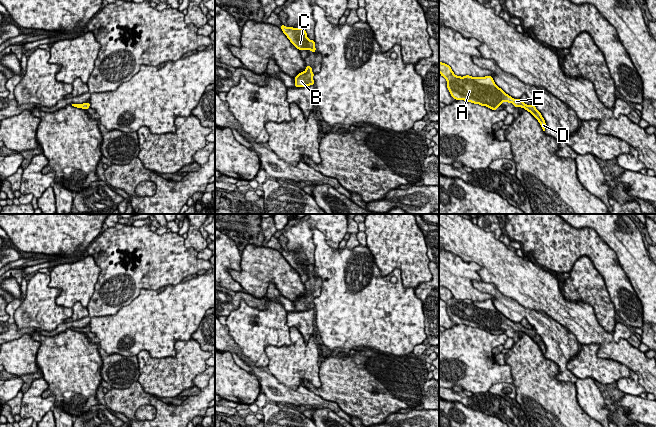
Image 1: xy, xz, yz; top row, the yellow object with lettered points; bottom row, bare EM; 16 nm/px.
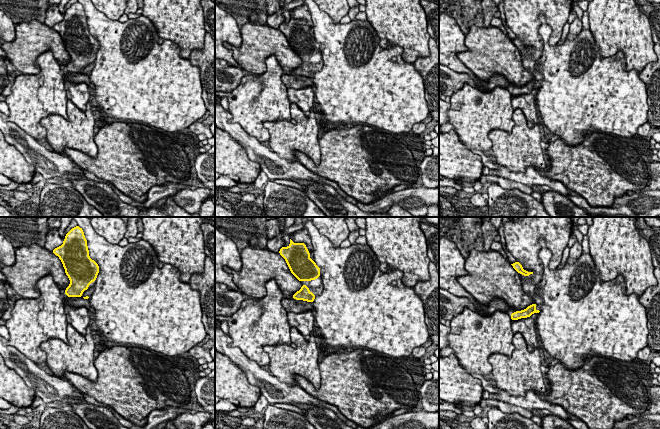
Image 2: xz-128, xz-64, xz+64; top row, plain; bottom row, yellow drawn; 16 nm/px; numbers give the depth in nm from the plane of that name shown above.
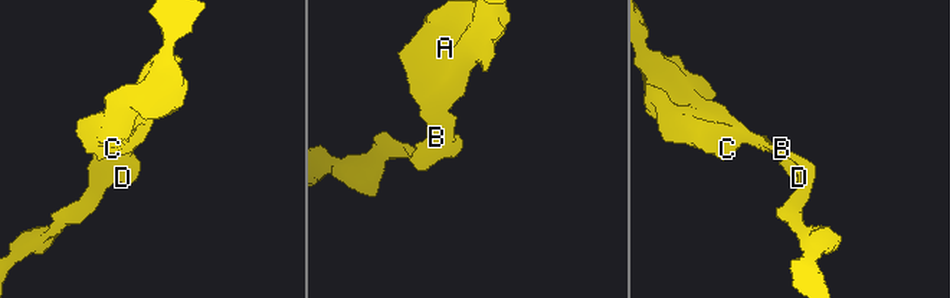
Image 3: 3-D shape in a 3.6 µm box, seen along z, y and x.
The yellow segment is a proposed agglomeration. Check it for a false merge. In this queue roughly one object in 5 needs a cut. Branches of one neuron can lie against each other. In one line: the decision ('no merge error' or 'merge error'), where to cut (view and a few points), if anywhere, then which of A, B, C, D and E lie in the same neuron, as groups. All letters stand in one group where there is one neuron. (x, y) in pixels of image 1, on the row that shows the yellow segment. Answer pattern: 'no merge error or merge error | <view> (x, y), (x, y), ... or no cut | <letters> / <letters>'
no merge error | no cut | A B C D E

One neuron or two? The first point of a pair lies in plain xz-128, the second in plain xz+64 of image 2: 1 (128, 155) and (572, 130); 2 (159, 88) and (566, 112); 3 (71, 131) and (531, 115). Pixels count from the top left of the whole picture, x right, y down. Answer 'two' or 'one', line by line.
1: two
2: one
3: two

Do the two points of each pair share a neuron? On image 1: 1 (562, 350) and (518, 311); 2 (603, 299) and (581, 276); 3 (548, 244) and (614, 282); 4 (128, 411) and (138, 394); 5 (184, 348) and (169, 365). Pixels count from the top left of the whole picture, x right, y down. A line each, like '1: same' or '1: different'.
1: same
2: same
3: same
4: same
5: same

